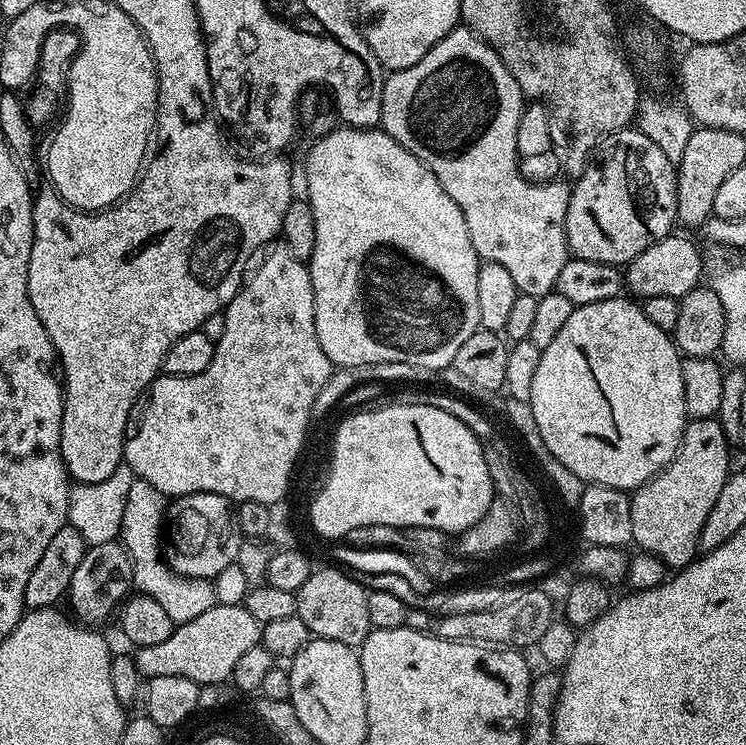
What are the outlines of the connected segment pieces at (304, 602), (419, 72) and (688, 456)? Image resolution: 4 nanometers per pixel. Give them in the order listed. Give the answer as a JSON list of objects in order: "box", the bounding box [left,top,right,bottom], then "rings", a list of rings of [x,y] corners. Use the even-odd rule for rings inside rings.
[{"box":[296,566,373,646],"rings":[[[336,566],[317,567],[296,591],[296,615],[306,622],[309,633],[322,640],[337,640],[343,644],[359,646],[373,631],[370,614],[366,611],[366,588],[354,578],[340,573]]]},{"box":[380,26,572,298],"rings":[[[457,26],[453,28],[450,34],[446,34],[446,38],[438,41],[421,60],[414,62],[414,66],[403,68],[397,72],[389,71],[385,75],[380,124],[383,131],[390,134],[390,138],[394,138],[399,144],[406,146],[406,150],[410,150],[410,154],[417,156],[438,178],[438,182],[442,182],[446,194],[450,194],[450,198],[454,198],[458,210],[462,210],[462,218],[466,218],[470,242],[481,261],[503,266],[510,274],[510,278],[514,278],[514,286],[517,293],[539,298],[555,289],[558,274],[562,274],[562,266],[566,266],[566,262],[570,258],[568,243],[566,242],[566,210],[570,206],[572,190],[567,183],[564,185],[563,182],[565,183],[565,181],[560,178],[548,180],[545,184],[532,184],[520,173],[520,163],[518,162],[518,122],[525,107],[526,97],[520,91],[518,82],[514,82],[514,74],[510,74],[510,70],[506,70],[502,58],[498,58],[495,50],[482,37],[477,36],[471,28]]]},{"box":[630,419,730,570],"rings":[[[689,419],[685,423],[684,437],[680,439],[680,448],[676,452],[676,457],[661,472],[657,472],[652,479],[647,480],[631,493],[630,526],[635,547],[639,551],[648,552],[651,556],[659,556],[660,561],[672,570],[685,568],[687,564],[697,559],[702,526],[706,526],[710,509],[714,506],[719,492],[722,491],[722,486],[726,486],[730,475],[728,447],[730,441],[722,430],[719,419]]]}]

